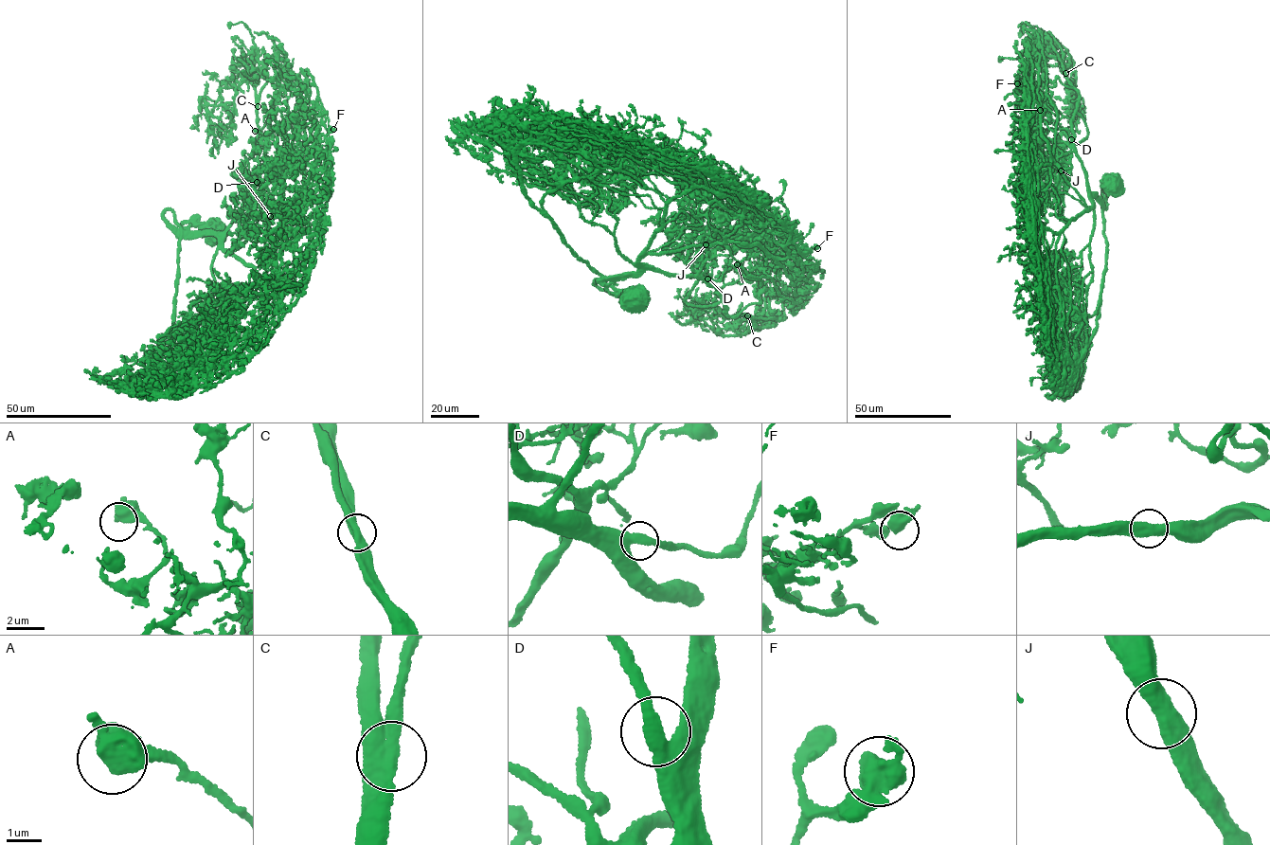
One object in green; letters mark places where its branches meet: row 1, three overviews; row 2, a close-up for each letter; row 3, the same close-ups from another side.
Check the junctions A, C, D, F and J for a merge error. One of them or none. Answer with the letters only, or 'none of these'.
none of these

